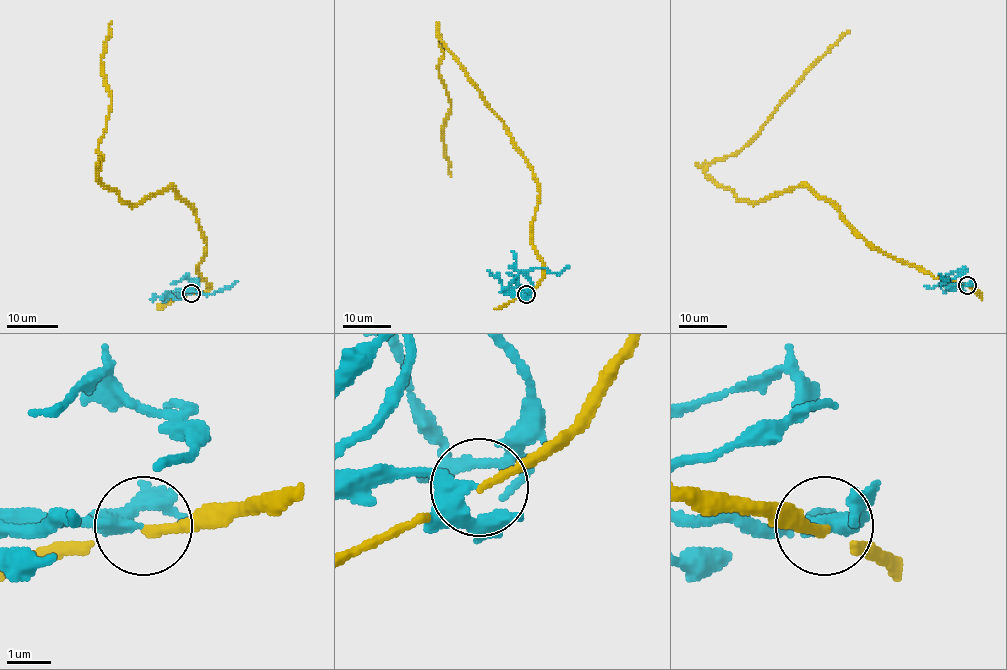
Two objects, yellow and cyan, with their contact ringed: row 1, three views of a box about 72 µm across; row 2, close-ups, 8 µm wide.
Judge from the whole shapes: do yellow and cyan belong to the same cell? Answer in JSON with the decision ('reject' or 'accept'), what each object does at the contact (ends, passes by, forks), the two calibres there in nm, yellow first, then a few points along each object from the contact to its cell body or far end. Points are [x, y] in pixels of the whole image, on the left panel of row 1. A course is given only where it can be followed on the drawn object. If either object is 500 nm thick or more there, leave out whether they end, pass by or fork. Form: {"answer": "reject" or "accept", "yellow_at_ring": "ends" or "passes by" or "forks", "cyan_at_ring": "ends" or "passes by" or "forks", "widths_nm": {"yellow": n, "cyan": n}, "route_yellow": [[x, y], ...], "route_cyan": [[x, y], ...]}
{"answer": "reject", "yellow_at_ring": "passes by", "cyan_at_ring": "forks", "widths_nm": {"yellow": 130, "cyan": 240}, "route_yellow": [[192, 293], [210, 288], [197, 271], [206, 238], [195, 212], [174, 189], [126, 204], [98, 174], [112, 22]], "route_cyan": [[192, 293], [174, 293], [183, 293], [197, 284], [188, 276], [170, 284]]}

